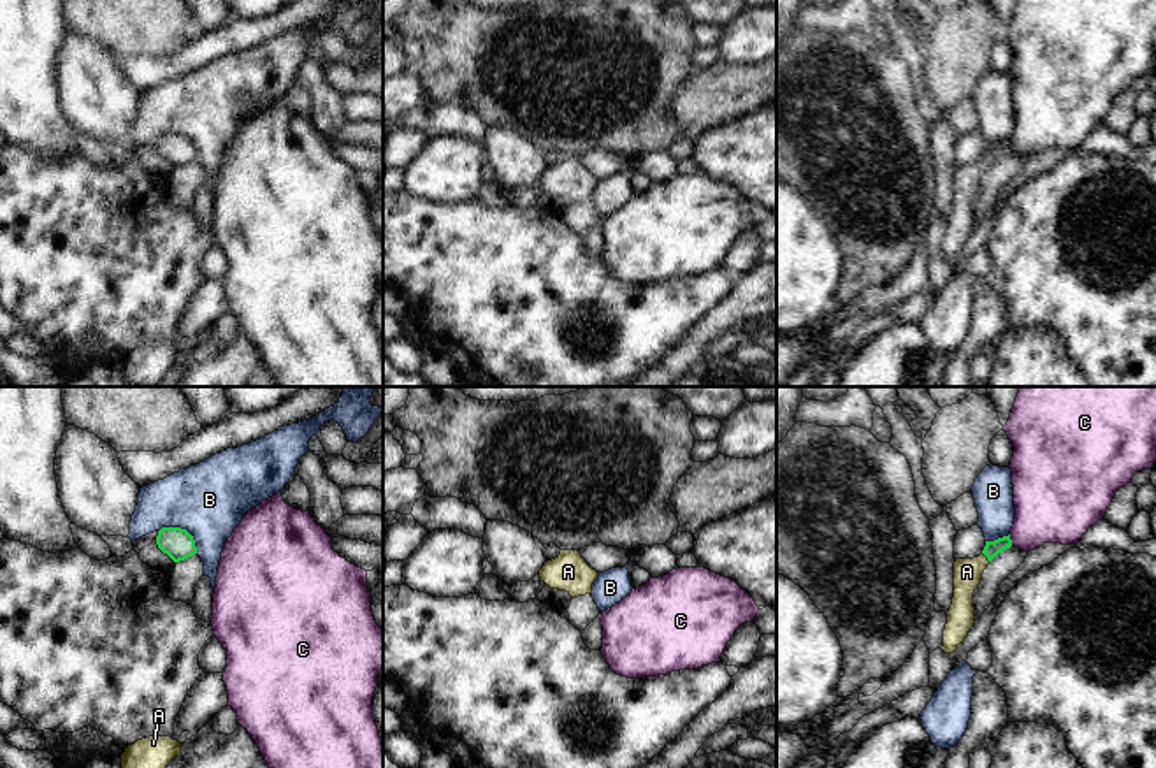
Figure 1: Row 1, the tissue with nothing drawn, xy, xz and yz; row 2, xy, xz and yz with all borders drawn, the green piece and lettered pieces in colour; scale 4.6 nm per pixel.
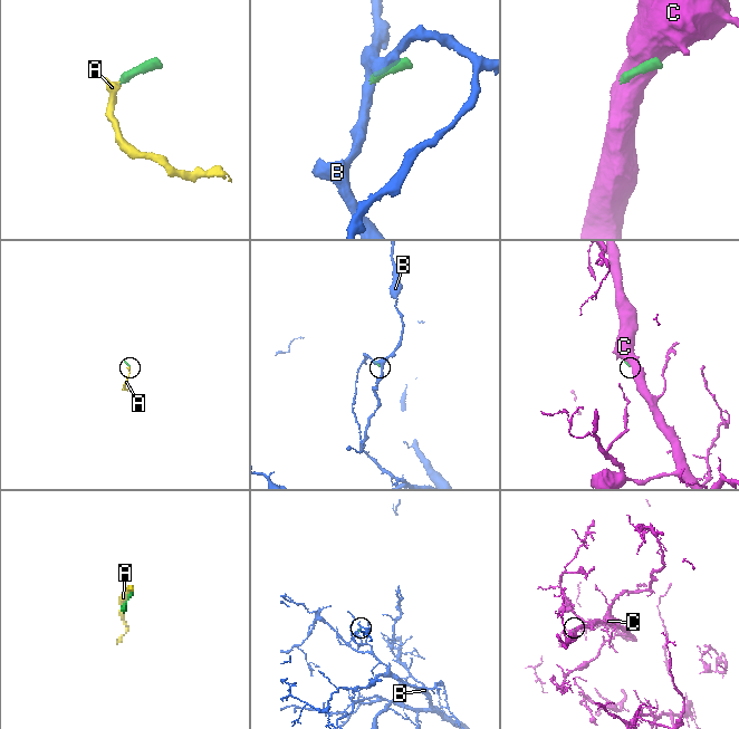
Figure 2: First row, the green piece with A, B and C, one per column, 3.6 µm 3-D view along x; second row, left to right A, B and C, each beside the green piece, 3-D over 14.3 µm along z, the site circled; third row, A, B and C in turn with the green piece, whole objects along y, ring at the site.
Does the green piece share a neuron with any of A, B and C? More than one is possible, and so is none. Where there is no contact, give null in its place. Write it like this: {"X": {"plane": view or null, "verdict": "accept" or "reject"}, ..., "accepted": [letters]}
{"A": {"plane": "yz", "verdict": "accept"}, "B": {"plane": "xy", "verdict": "reject"}, "C": {"plane": "yz", "verdict": "reject"}, "accepted": ["A"]}

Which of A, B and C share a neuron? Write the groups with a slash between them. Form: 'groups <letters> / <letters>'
groups A / B / C

